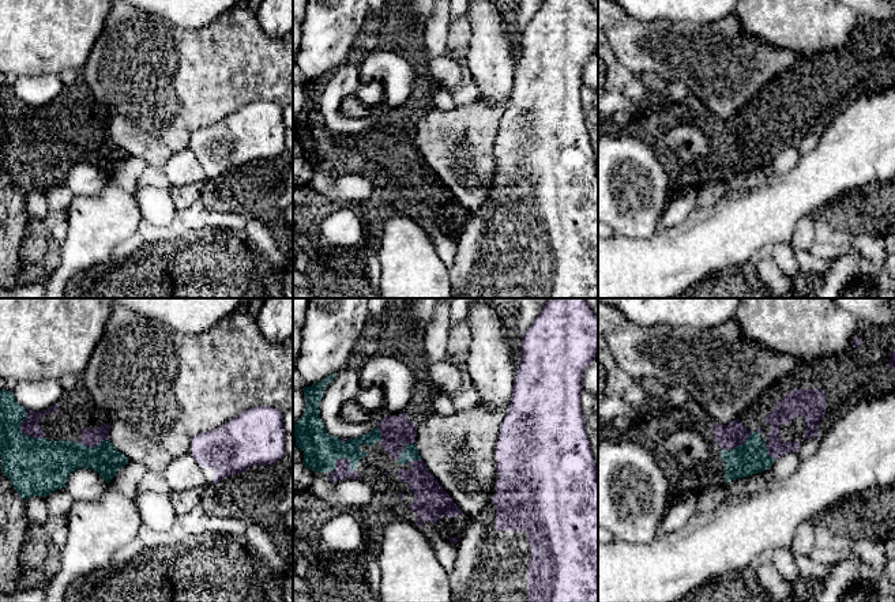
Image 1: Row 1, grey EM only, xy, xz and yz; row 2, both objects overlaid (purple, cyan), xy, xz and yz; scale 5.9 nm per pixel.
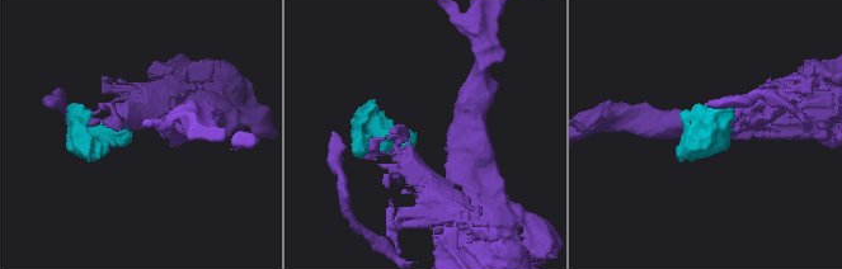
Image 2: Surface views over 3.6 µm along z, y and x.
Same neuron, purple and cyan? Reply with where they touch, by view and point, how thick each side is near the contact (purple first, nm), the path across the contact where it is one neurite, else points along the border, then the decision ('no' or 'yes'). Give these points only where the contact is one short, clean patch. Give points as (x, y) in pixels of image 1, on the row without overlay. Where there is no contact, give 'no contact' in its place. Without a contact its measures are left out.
meets purple in xz at (339, 154); 90 nm thick on the purple side, 200 nm on the other; yes

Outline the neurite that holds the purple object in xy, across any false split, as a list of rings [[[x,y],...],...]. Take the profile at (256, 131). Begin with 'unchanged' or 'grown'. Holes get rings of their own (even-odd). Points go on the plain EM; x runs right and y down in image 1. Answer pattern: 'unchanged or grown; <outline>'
grown; [[[253,101],[214,125],[196,129],[188,148],[200,161],[207,177],[253,161],[275,158],[286,150],[282,106]]]

